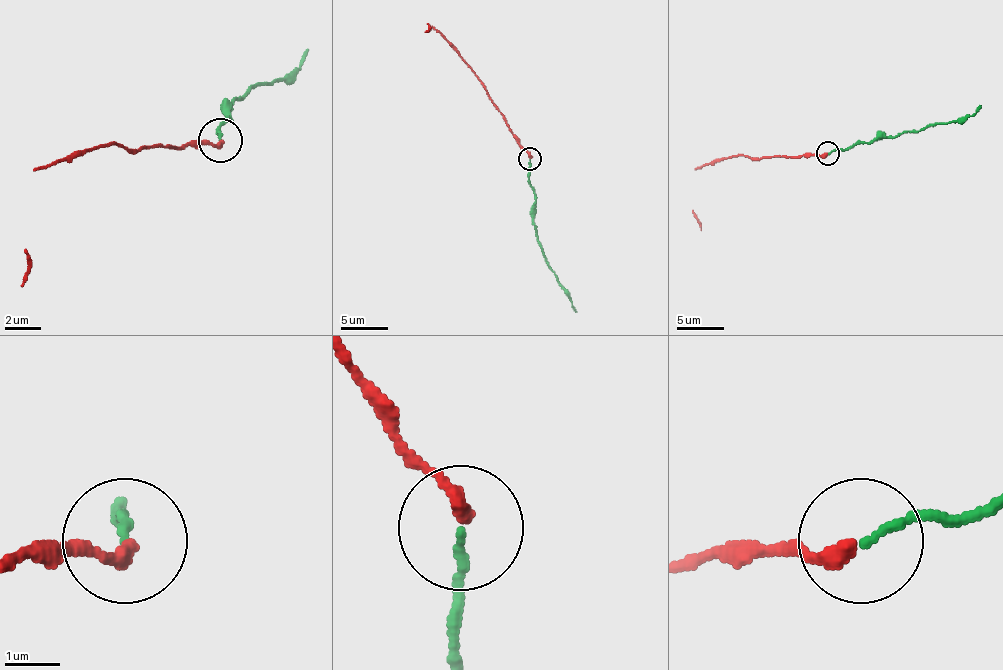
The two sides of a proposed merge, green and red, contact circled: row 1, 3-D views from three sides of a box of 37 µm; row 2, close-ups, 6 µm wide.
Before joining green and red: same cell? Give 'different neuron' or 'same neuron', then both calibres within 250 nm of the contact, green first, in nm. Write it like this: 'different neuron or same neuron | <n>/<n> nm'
same neuron | 150/280 nm

